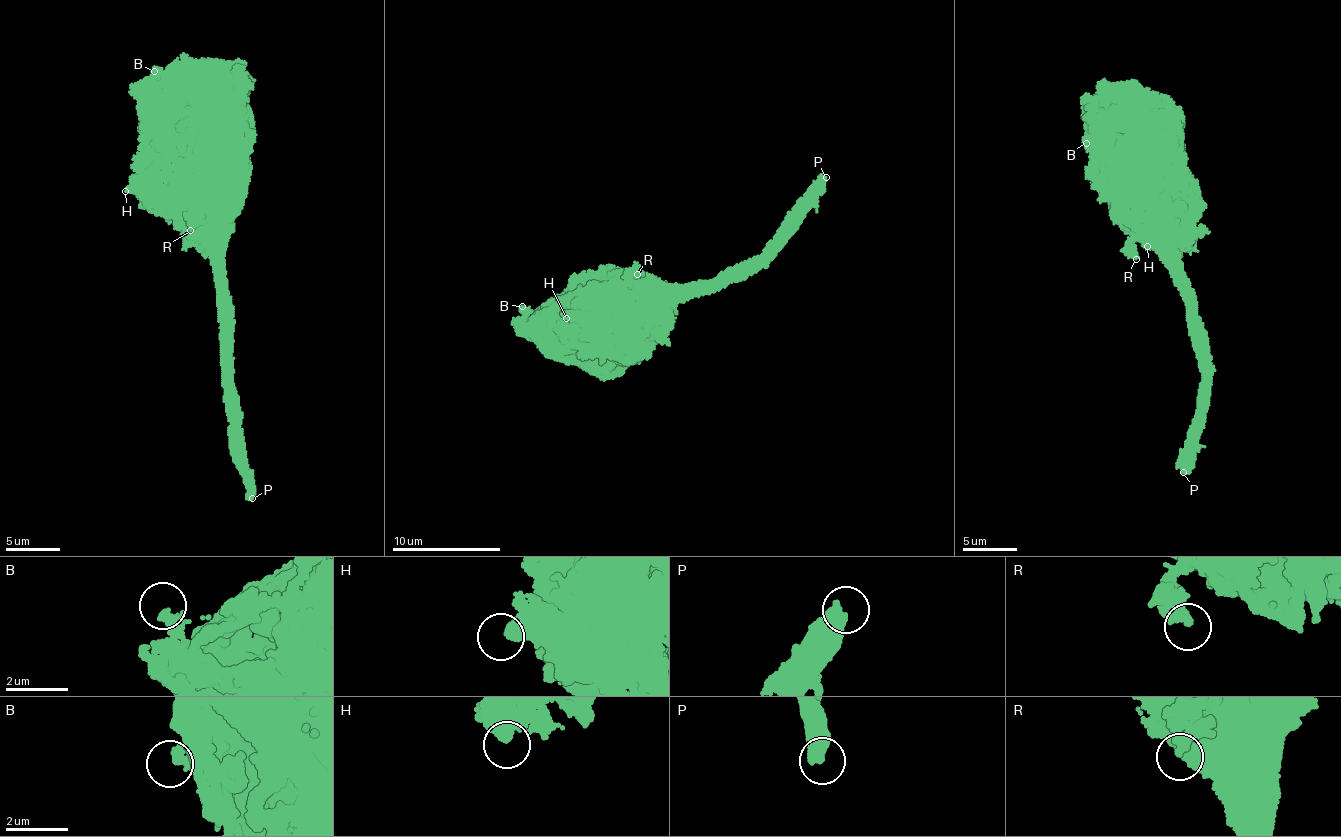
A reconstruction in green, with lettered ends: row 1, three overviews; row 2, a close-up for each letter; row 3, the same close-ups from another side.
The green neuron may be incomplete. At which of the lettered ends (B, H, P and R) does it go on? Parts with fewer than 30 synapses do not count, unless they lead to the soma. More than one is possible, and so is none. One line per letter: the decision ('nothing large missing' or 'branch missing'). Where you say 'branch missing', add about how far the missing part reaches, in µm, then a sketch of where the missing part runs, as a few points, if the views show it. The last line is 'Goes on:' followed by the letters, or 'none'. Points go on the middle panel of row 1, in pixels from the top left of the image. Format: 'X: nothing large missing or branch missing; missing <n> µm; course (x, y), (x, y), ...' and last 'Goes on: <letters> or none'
B: nothing large missing
H: nothing large missing
P: branch missing; missing 400 µm
R: nothing large missing
Goes on: P

